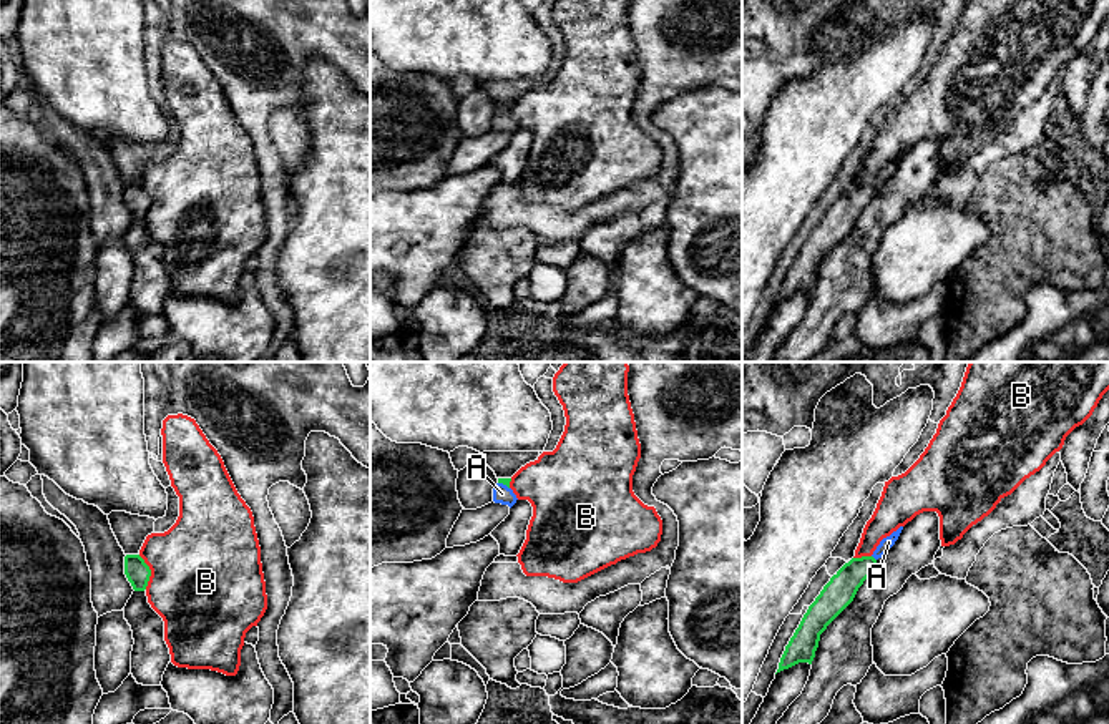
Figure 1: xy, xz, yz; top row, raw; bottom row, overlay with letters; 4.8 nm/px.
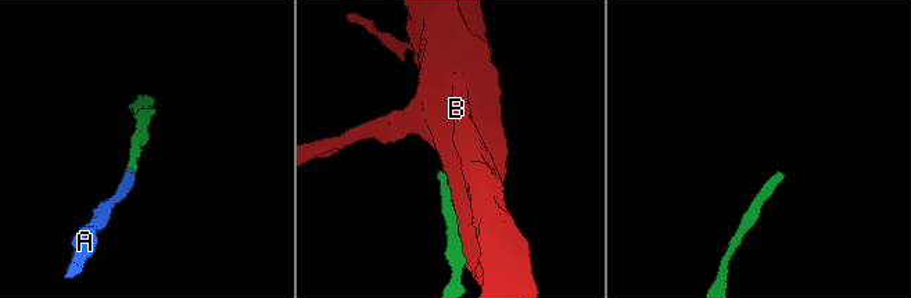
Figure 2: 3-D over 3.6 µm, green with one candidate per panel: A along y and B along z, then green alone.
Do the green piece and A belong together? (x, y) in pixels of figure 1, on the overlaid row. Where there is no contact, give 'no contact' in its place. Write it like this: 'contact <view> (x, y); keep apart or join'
contact yz (874, 558); join

